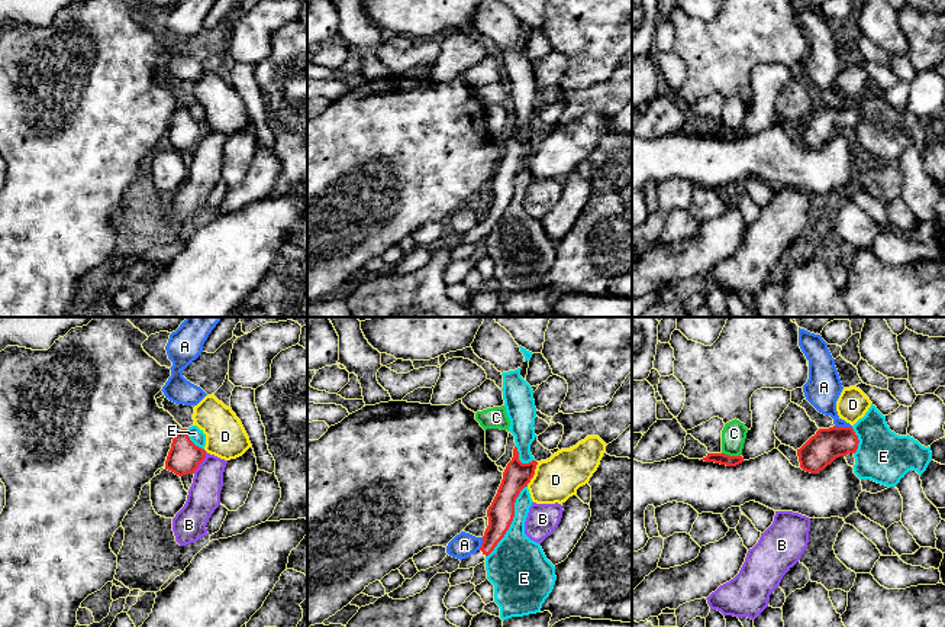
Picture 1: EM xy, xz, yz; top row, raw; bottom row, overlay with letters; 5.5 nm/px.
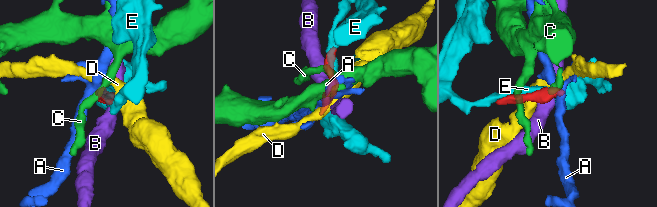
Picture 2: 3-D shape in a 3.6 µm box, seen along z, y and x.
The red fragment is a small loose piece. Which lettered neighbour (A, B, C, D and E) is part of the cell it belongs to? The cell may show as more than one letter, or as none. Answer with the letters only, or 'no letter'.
no letter

